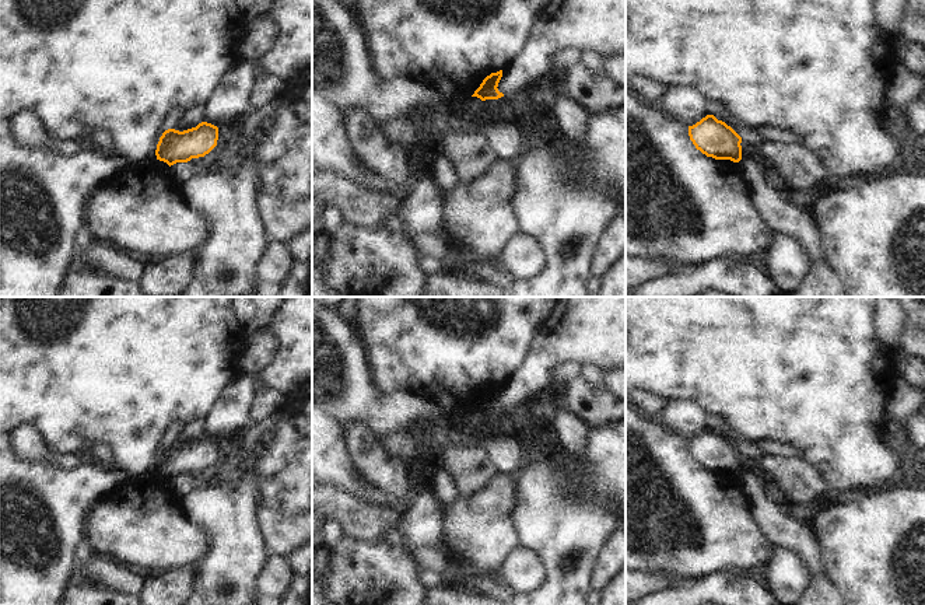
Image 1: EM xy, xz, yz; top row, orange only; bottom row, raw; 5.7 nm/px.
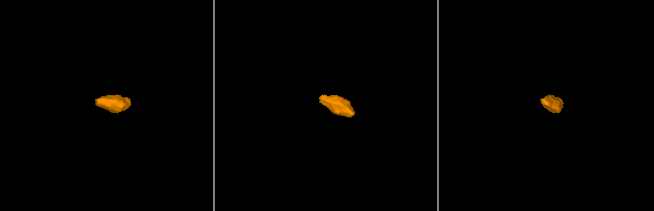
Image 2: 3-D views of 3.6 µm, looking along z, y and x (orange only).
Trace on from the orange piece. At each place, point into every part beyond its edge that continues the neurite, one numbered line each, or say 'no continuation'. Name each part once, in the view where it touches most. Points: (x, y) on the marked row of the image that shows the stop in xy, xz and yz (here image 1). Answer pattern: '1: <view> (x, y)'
no continuation

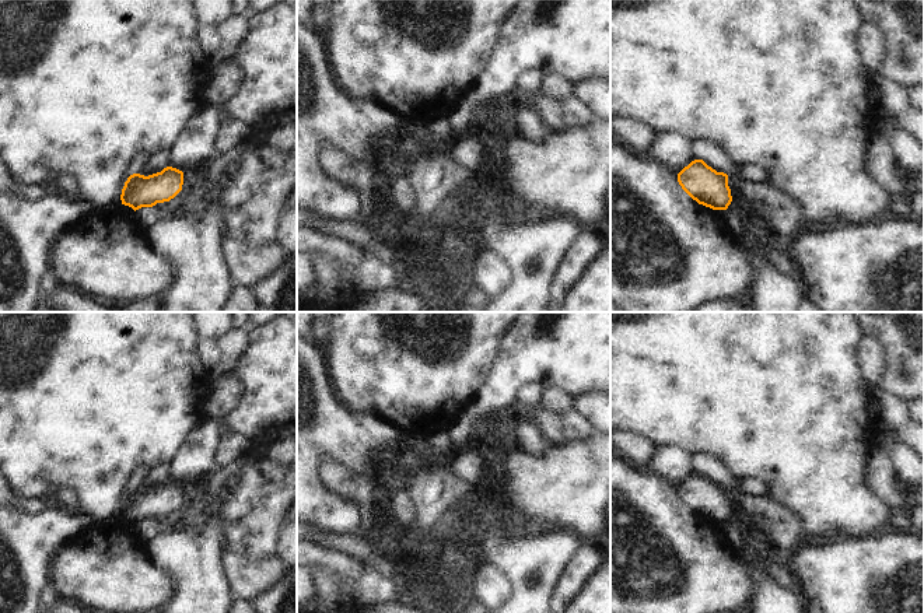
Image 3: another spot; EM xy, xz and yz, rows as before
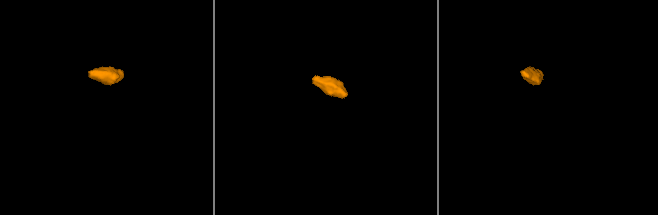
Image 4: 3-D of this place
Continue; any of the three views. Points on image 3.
no continuation

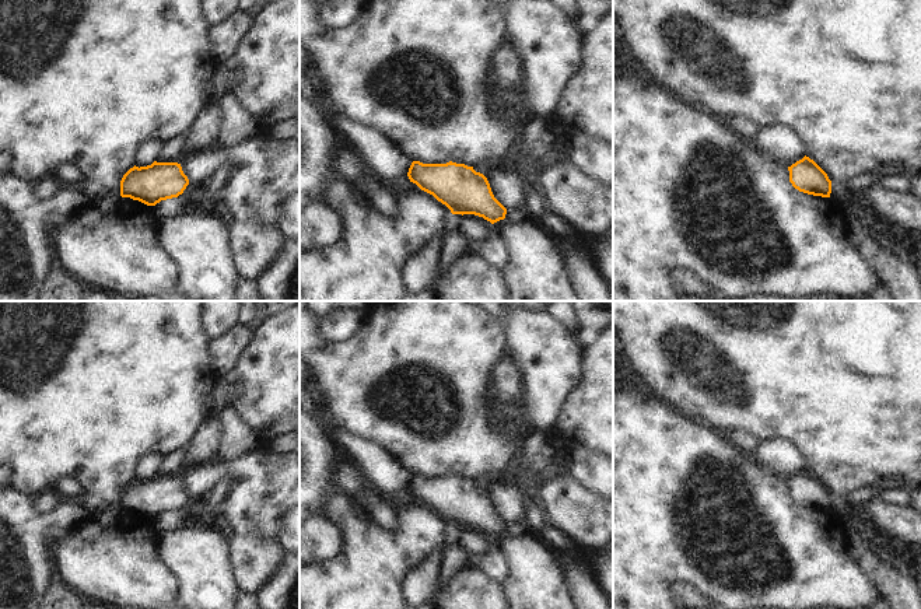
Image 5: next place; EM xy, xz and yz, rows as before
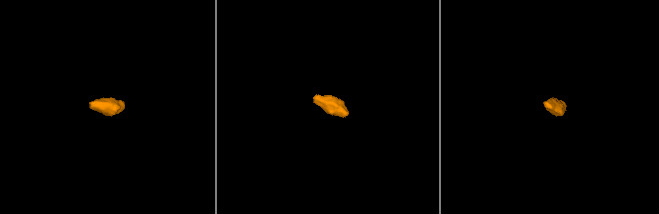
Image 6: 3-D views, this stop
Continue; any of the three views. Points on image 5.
1: xz (535, 270)

